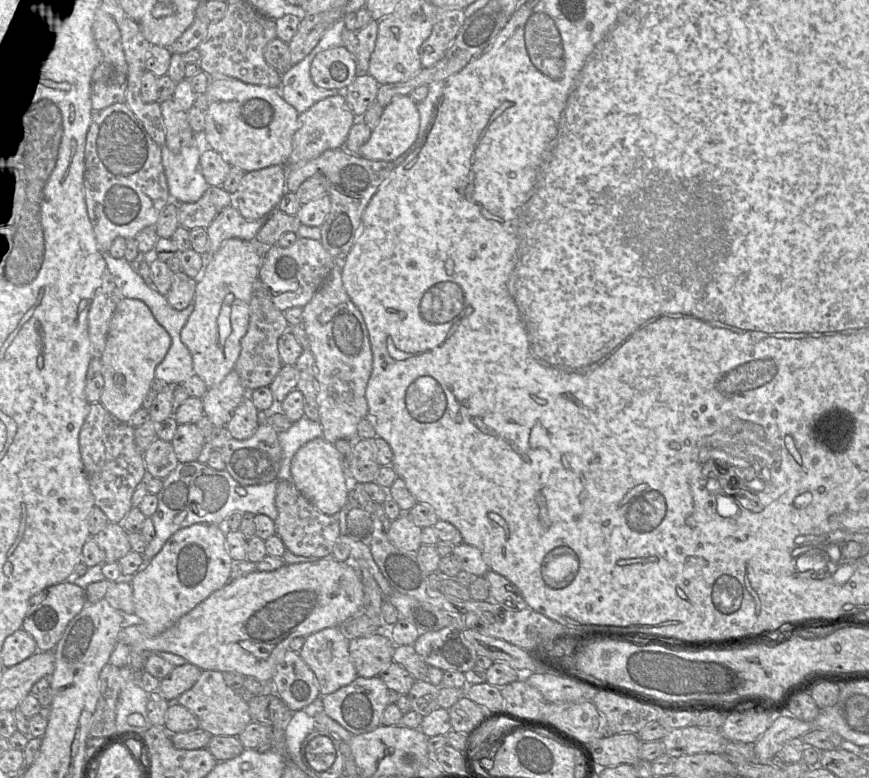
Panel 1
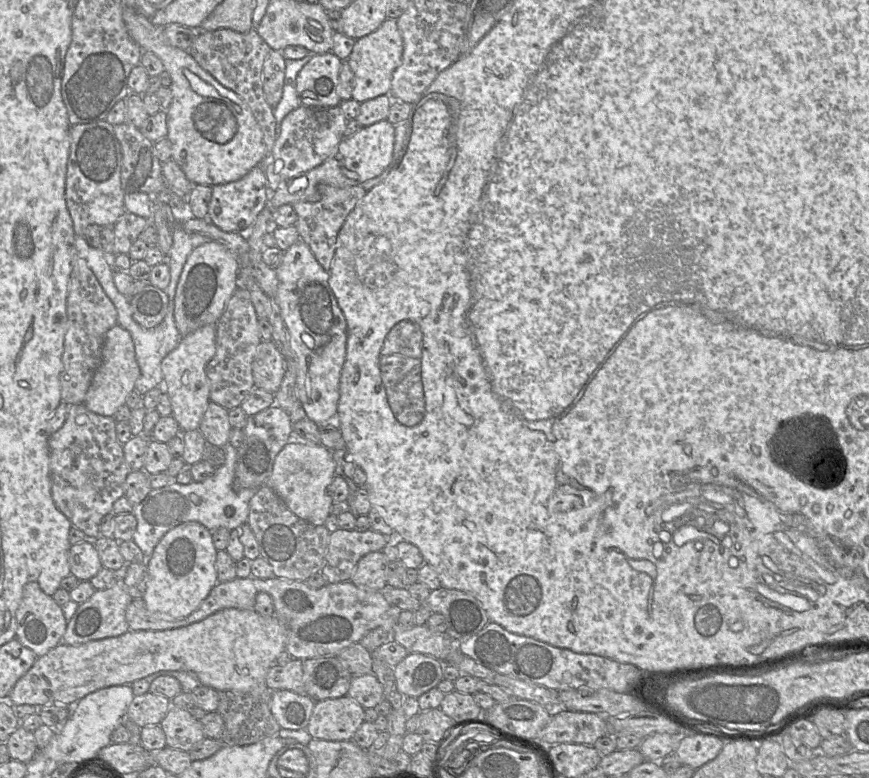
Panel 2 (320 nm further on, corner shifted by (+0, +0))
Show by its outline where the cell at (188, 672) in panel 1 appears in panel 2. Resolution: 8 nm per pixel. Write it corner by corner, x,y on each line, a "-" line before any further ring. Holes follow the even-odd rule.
151,692
134,696
128,706
126,718
133,721
140,728
160,724
171,708
171,700

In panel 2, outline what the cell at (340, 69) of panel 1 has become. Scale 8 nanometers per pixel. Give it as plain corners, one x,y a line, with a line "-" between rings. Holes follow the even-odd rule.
332,51
315,54
302,67
296,78
297,94
302,105
336,107
342,101
338,94
343,61

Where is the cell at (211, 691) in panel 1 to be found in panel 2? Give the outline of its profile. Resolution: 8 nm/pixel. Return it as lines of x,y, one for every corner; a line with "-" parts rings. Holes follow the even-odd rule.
171,707
160,723
166,736
166,746
189,751
205,738
202,724
189,711

